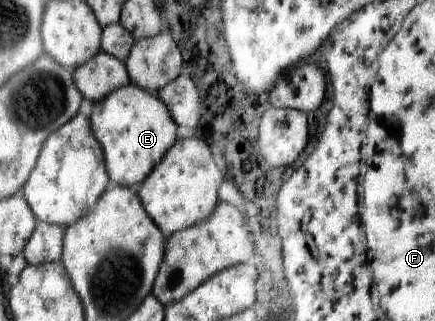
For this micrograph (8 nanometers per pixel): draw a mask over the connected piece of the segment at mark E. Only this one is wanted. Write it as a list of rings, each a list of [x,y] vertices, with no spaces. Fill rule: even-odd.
[[[131,82],[93,103],[89,122],[95,140],[101,145],[111,185],[125,186],[134,192],[177,140],[178,124],[167,105],[157,94]]]

